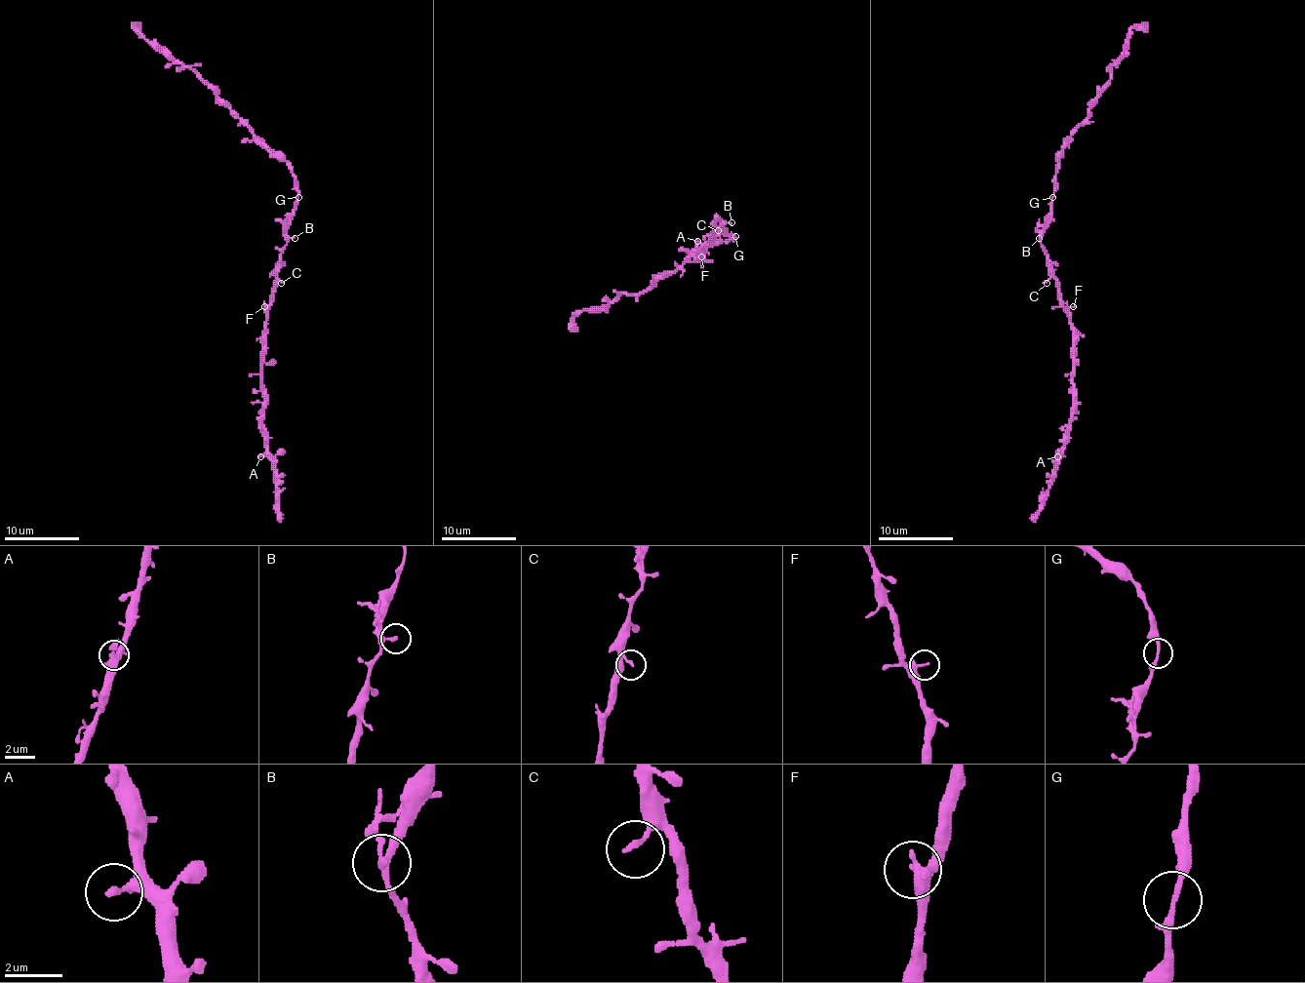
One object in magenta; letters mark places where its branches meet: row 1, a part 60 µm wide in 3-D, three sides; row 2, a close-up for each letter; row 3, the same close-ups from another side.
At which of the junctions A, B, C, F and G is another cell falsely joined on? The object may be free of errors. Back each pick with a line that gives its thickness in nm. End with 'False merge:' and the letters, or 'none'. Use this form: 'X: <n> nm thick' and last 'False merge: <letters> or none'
False merge: none

